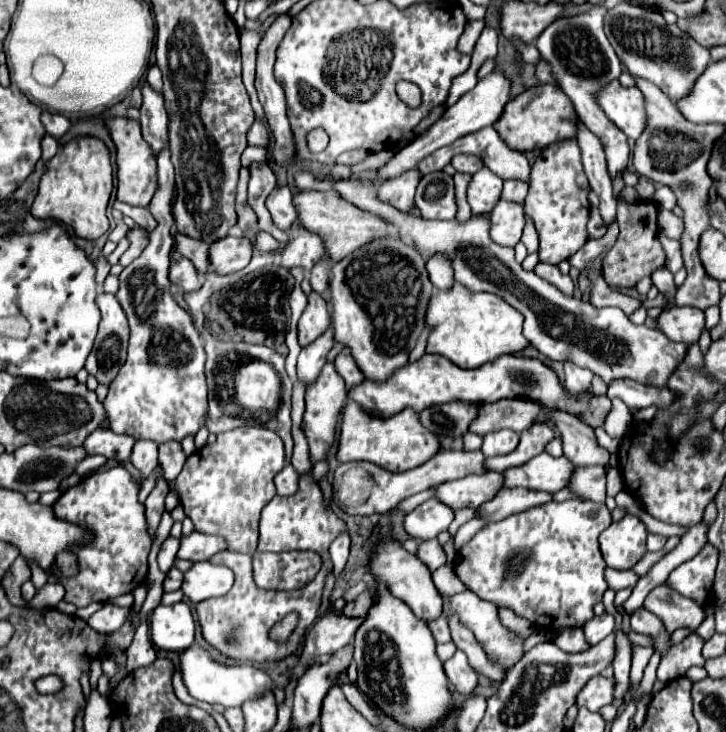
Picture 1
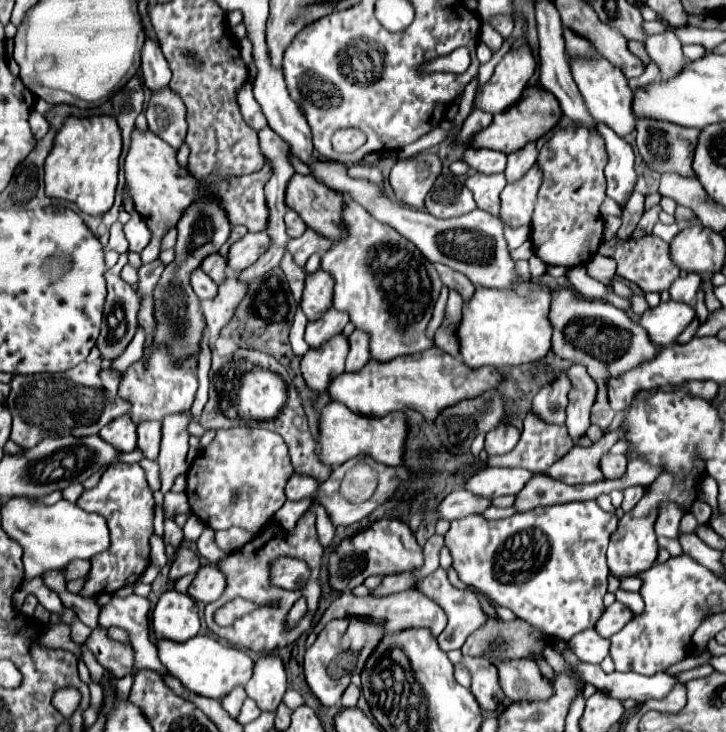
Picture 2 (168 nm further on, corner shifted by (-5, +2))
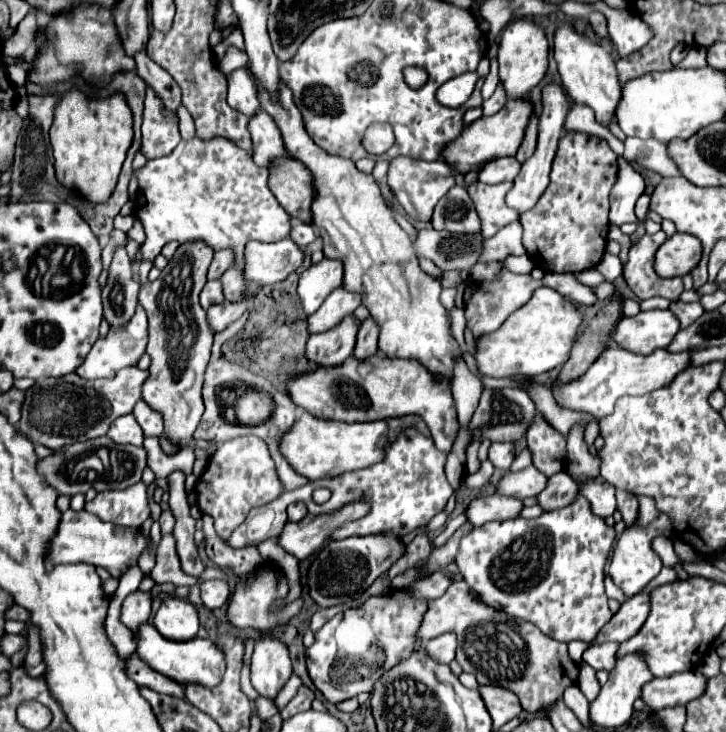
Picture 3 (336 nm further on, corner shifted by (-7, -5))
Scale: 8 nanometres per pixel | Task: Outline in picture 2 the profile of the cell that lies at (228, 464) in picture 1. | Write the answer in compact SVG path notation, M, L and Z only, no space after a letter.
M263 427L219 429L211 445L197 455L197 459L191 463L187 471L187 495L189 495L191 513L195 513L207 527L215 531L241 527L257 535L269 523L269 519L277 513L277 509L283 507L285 503L283 487L291 473L293 473L291 459L287 455L287 445L283 443L281 435Z

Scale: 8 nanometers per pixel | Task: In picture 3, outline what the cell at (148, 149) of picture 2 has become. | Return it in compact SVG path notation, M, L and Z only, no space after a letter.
M227 138L181 140L169 156L149 160L135 172L139 178L135 214L147 234L141 246L143 260L155 260L171 240L179 244L201 240L213 252L229 248L235 254L233 268L243 272L243 250L247 242L279 242L291 232L291 216L267 188L267 174L265 168L259 168L251 160L247 150Z

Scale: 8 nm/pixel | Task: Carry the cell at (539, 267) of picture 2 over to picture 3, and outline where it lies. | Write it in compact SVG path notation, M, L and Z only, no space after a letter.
M527 254L525 256L507 256L503 260L503 264L509 272L515 272L515 274L529 274L535 268L535 264L531 262L531 258Z

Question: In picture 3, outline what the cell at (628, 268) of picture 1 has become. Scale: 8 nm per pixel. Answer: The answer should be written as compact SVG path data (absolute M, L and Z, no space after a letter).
M659 230L657 234L645 234L639 238L635 246L629 250L629 262L623 268L623 276L633 290L633 294L639 300L647 300L653 296L663 296L667 300L679 300L683 292L683 282L681 277L659 278L655 270L649 268L649 244L663 244L665 242L665 232Z

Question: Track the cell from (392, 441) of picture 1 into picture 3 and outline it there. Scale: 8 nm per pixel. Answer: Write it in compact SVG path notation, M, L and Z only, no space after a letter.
M301 412L297 416L297 422L293 430L287 430L281 436L281 454L297 470L297 474L319 480L319 478L333 478L349 470L367 468L373 462L379 462L383 458L383 448L387 444L387 424L383 420L377 422L335 422L335 420L321 420L307 412Z

